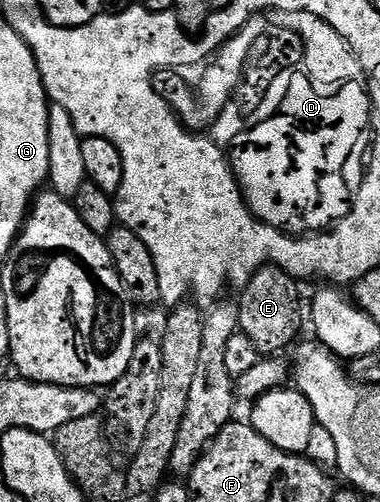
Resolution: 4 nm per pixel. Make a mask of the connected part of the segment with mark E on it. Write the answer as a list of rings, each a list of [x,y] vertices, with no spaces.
[[[266,265],[247,281],[240,293],[244,294],[237,298],[240,331],[256,345],[260,355],[279,356],[282,350],[290,351],[296,345],[303,322],[305,326],[305,310],[299,307],[299,286],[300,283],[281,268]]]

